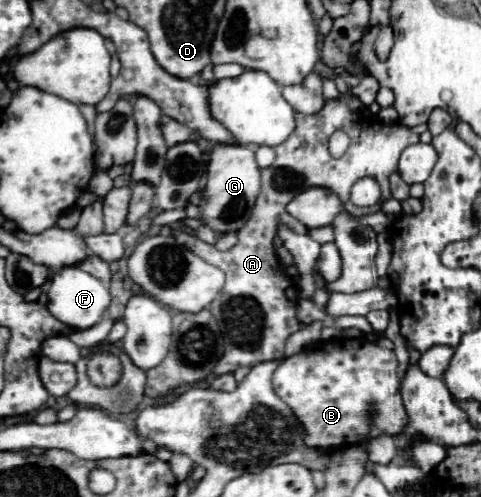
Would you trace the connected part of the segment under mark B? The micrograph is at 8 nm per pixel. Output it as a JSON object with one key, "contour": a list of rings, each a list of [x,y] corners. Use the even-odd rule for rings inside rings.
{"contour":[[[360,337],[360,339],[330,339],[316,345],[306,347],[304,351],[288,357],[276,371],[274,371],[274,391],[276,395],[292,409],[298,421],[304,427],[304,443],[318,451],[342,449],[356,445],[360,439],[373,439],[382,433],[398,435],[406,425],[408,416],[404,409],[400,388],[401,383],[396,377],[398,362],[394,351],[382,349],[380,345]],[[374,409],[377,416],[368,420],[368,410]]]}

